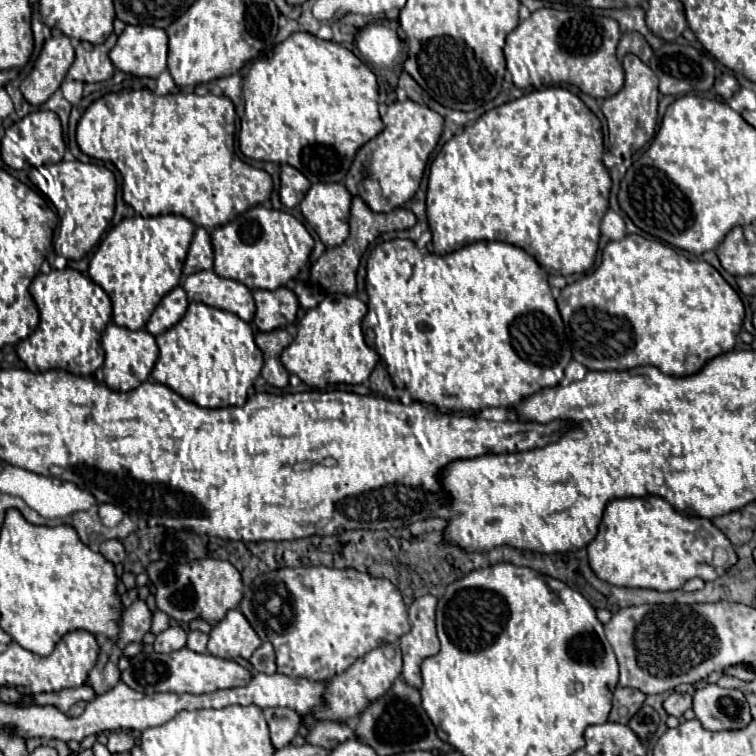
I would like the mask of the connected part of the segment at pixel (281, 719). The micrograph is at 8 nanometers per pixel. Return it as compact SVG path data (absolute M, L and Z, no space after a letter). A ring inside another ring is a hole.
M276 707L276 709L264 709L264 717L270 727L270 739L274 749L282 749L290 745L294 735L298 733L298 727L302 725L302 717L288 707Z

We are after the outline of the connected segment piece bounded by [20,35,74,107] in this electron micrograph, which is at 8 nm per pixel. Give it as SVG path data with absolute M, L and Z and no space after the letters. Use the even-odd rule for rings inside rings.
M66 35L52 37L44 43L40 57L34 63L32 73L22 81L20 91L24 99L40 107L62 85L70 65L74 61L74 47Z

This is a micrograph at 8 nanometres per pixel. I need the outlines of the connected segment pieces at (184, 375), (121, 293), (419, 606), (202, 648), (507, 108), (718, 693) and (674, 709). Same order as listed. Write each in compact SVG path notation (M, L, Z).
M190 301L186 315L166 333L156 337L160 357L152 377L200 407L244 405L248 389L262 369L262 353L254 343L254 331L234 313Z
M136 215L120 221L104 235L90 261L88 273L112 299L112 319L116 325L126 329L144 329L162 297L180 285L182 265L192 235L194 223L182 215Z
M432 595L418 597L408 609L410 631L400 639L400 649L404 659L402 677L408 685L414 685L414 689L422 687L420 663L426 657L432 657L440 651L434 611L436 611L436 597Z
M190 631L188 633L188 641L186 647L196 651L196 653L206 653L206 643L208 643L208 635L202 631Z
M560 86L545 87L516 99L510 103L504 103L482 117L478 117L472 125L466 125L460 135L454 135L442 151L434 157L430 165L430 177L428 177L428 223L432 231L432 243L436 255L448 255L452 251L458 251L470 243L476 241L504 241L510 245L516 245L530 253L540 267L544 267L550 275L574 275L584 273L594 265L596 251L598 251L598 239L600 239L600 221L608 209L608 195L610 195L610 175L604 167L602 157L604 154L604 135L600 119L582 103L582 99L568 89Z
M714 683L698 687L694 695L696 719L708 731L742 729L752 721L748 701L740 689L720 689Z
M672 693L666 701L664 701L664 709L668 711L668 715L674 715L674 717L682 717L682 713L686 709L692 707L692 695L690 693Z

